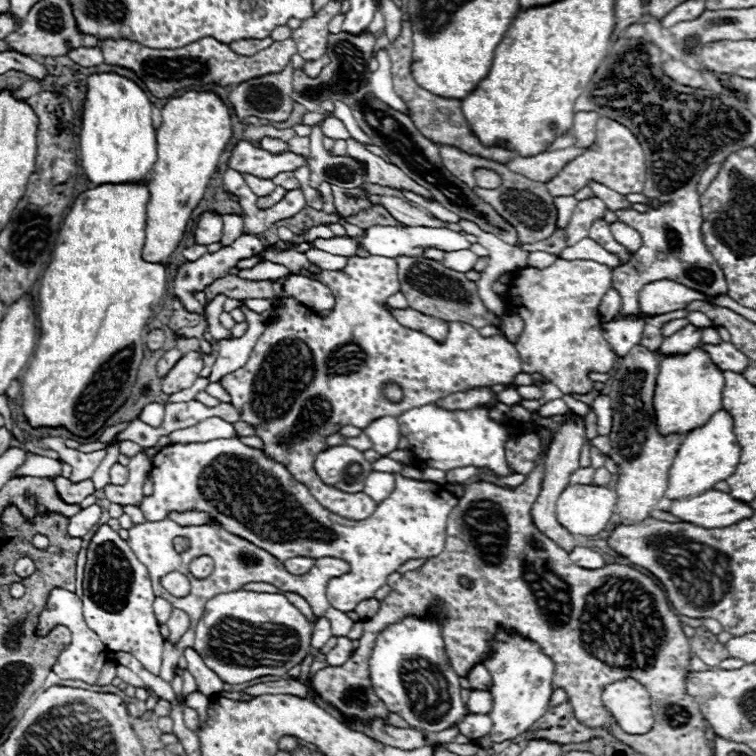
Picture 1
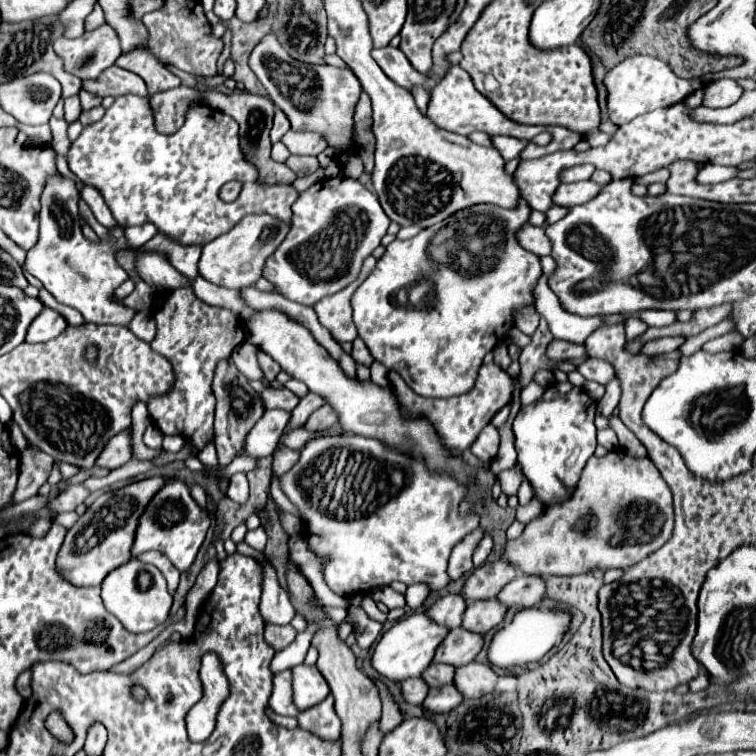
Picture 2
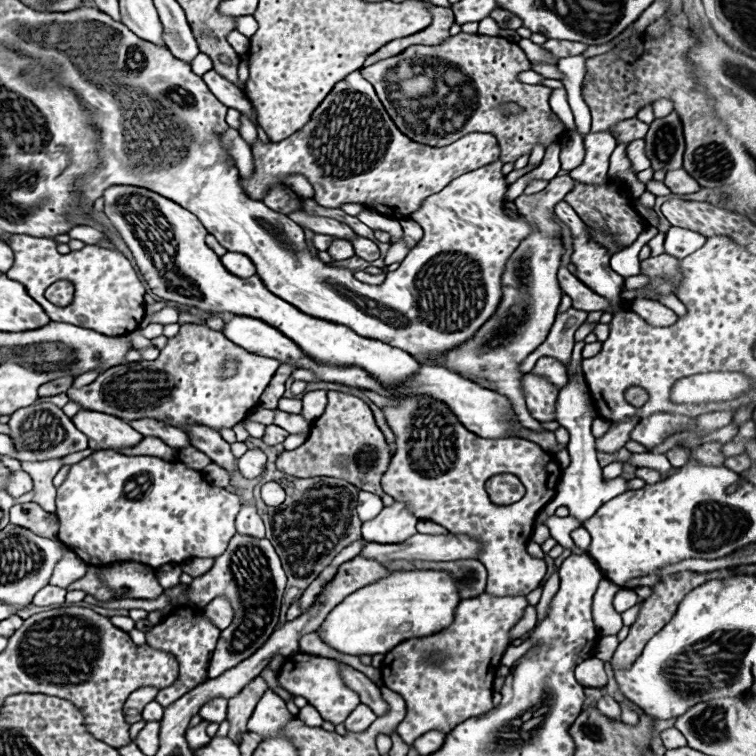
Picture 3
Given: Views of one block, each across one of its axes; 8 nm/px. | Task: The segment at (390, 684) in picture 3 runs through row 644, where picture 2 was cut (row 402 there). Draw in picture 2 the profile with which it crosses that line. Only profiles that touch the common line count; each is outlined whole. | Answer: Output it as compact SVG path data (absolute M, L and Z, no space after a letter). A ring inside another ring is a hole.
M482 364L476 386L470 392L466 392L462 396L454 396L454 398L422 398L422 396L414 394L396 372L388 372L388 380L390 380L390 388L398 400L402 416L406 420L428 418L428 422L434 426L434 432L440 436L444 446L448 446L450 450L456 450L456 452L462 452L471 447L480 434L480 430L483 430L484 426L492 420L492 416L500 408L510 404L512 390L514 390L512 378L496 364Z

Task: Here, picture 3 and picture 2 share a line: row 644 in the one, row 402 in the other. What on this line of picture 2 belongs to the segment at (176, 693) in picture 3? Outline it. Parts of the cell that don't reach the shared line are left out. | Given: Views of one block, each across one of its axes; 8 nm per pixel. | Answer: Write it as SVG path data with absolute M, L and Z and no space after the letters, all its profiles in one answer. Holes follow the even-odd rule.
M190 288L170 292L154 316L158 334L150 346L172 362L176 382L166 396L156 396L148 402L150 418L162 434L178 434L196 450L202 450L208 442L212 442L216 398L210 386L214 368L220 360L228 358L238 344L244 342L244 328L236 314L228 308L208 306L202 300L196 300Z

